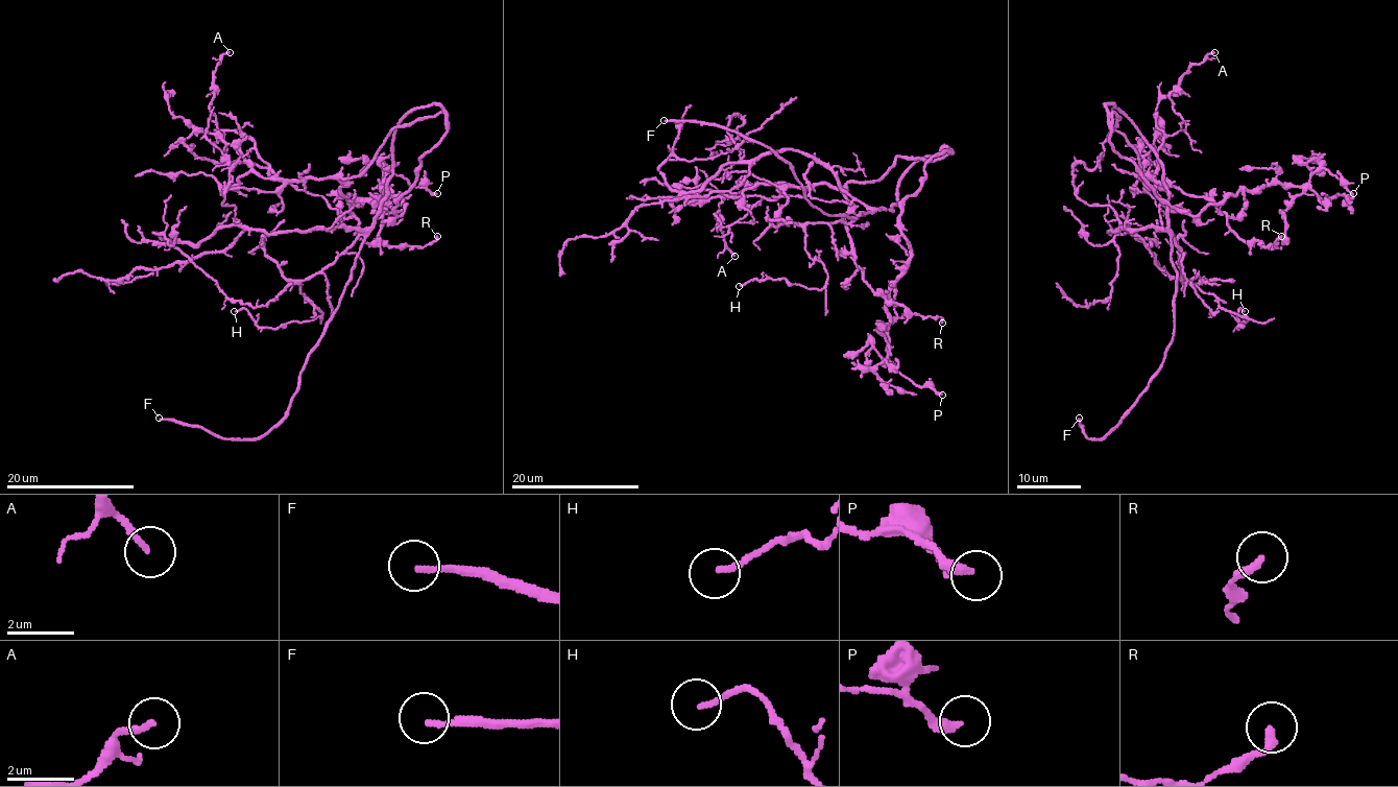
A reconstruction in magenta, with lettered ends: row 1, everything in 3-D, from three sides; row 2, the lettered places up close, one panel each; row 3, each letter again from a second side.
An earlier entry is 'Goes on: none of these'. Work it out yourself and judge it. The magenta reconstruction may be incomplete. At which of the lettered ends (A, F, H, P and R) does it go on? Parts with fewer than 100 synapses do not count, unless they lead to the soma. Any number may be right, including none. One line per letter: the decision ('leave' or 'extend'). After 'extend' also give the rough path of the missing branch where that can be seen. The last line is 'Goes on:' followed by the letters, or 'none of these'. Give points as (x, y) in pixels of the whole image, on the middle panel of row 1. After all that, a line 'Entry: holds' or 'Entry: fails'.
A: leave
F: extend; course (664, 120), (640, 124), (618, 118), (602, 106), (602, 79), (585, 49), (589, 9), (581, 6)
H: leave
P: leave
R: leave
Goes on: F
Entry: fails

